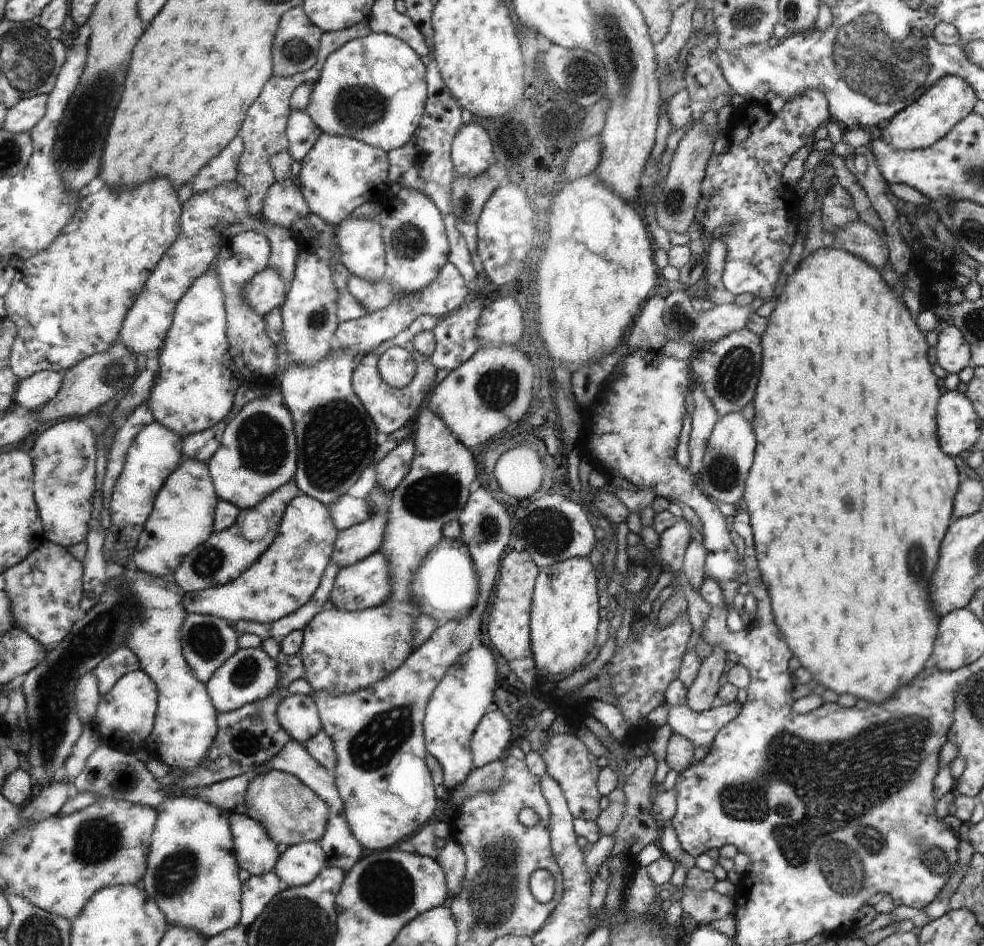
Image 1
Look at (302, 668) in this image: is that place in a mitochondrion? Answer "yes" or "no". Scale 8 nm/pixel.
no

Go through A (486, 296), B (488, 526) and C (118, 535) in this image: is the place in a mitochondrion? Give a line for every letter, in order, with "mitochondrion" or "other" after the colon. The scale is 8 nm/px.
A: other
B: mitochondrion
C: other

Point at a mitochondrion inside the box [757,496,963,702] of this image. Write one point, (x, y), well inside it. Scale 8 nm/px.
(916, 565)

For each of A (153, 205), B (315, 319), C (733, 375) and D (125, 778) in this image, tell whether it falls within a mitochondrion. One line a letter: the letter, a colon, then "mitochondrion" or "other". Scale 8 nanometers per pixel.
A: other
B: mitochondrion
C: mitochondrion
D: mitochondrion

